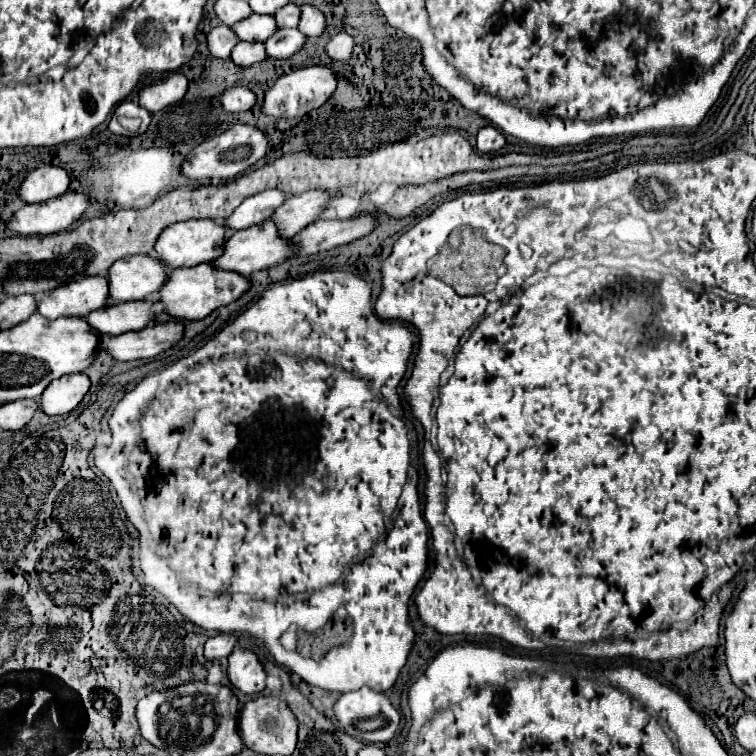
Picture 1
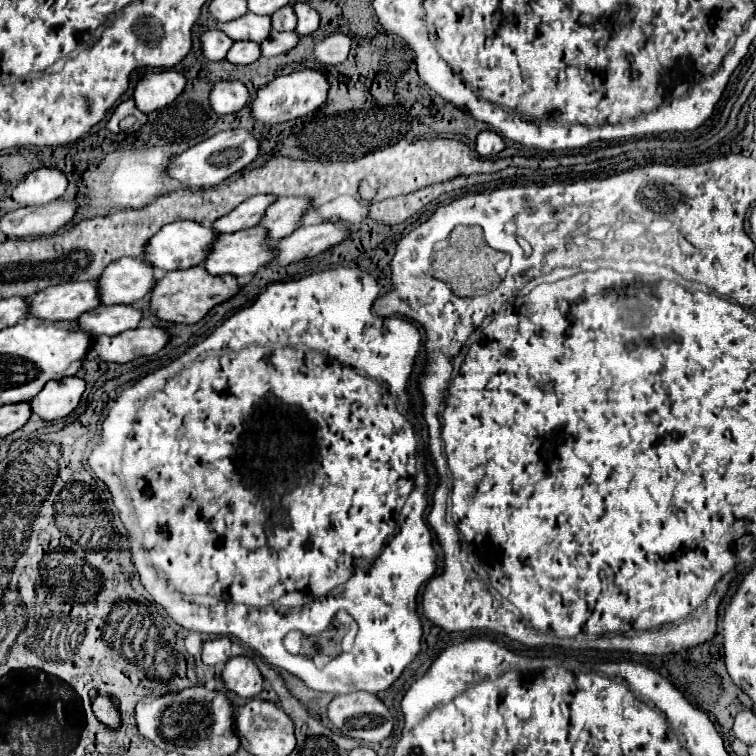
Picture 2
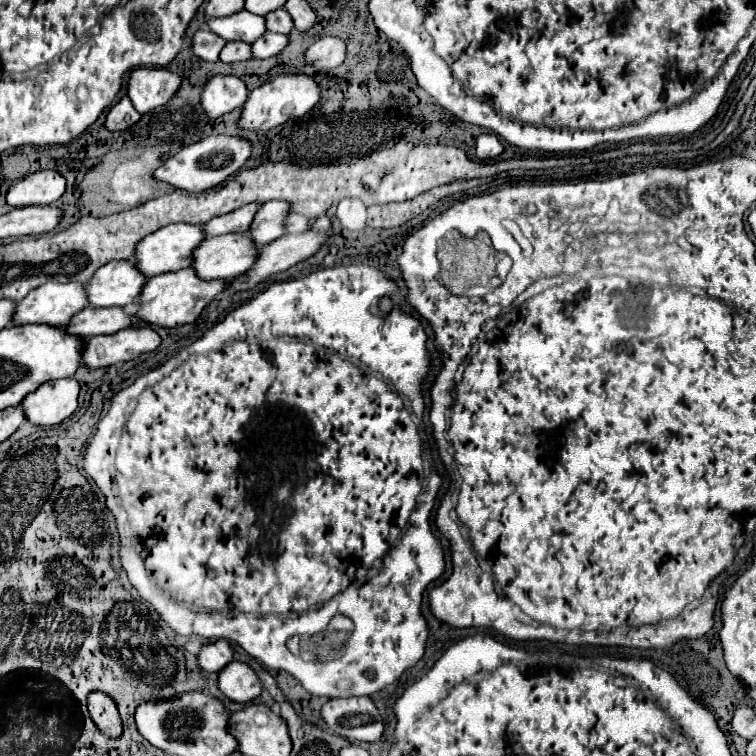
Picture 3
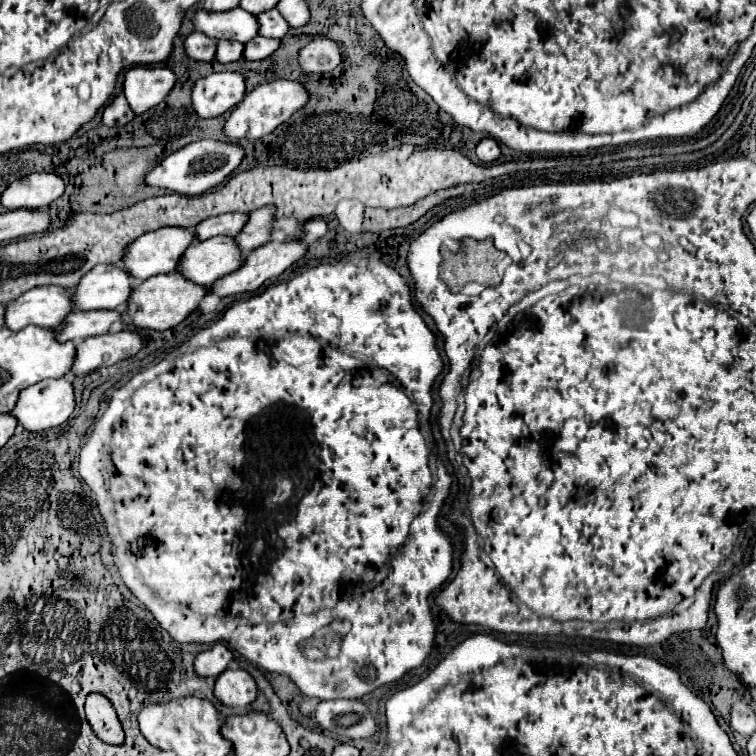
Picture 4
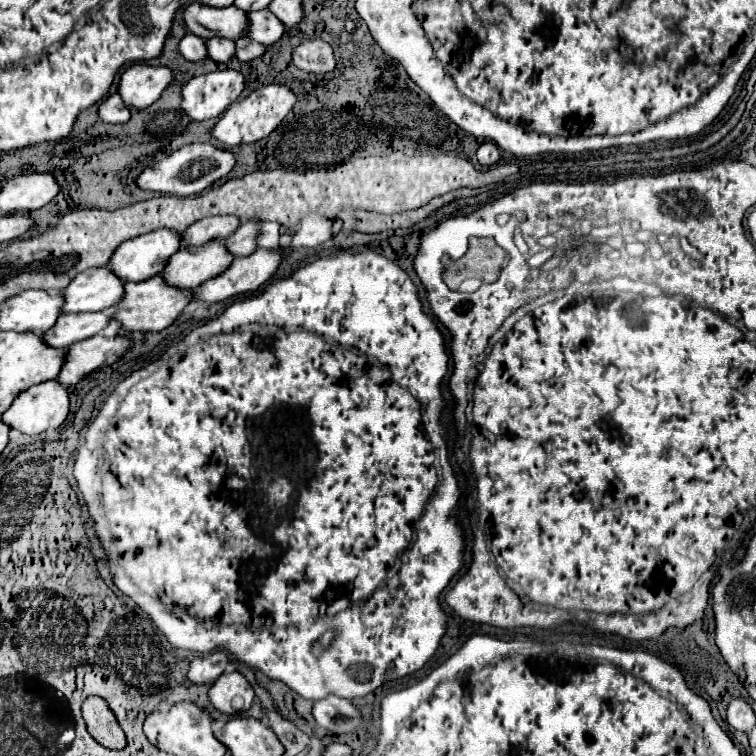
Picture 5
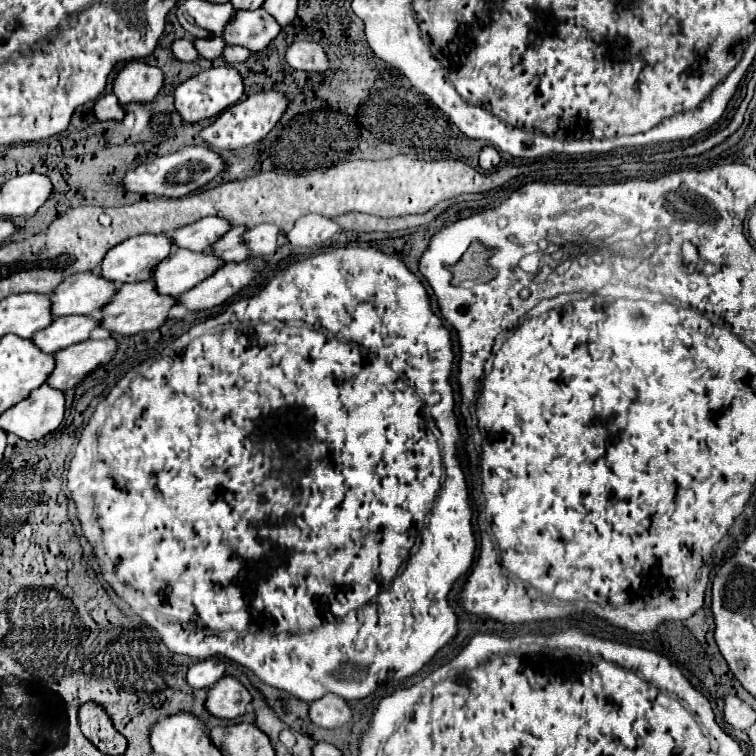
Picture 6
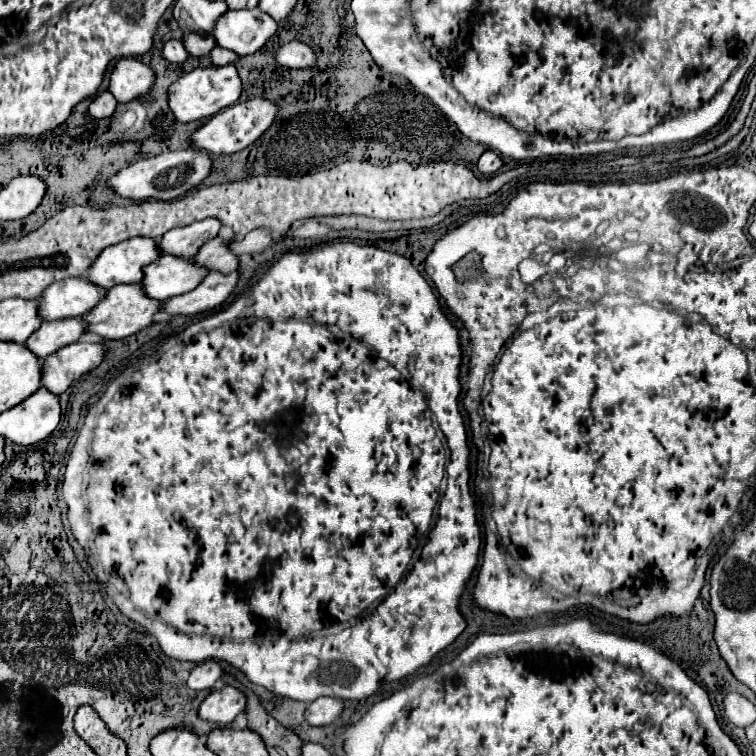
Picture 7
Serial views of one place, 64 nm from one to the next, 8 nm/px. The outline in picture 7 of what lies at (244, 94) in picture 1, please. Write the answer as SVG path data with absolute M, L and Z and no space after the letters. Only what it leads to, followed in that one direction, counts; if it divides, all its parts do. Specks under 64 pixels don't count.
M234 64L226 66L210 66L210 68L196 68L174 82L168 90L168 104L178 118L178 122L194 122L212 118L216 112L224 110L226 106L234 104L242 94L242 82Z

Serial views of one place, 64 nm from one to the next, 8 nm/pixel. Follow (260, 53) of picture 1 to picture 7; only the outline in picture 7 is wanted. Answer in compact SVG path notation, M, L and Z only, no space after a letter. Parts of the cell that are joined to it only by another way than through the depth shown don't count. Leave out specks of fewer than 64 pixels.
M188 34L184 36L184 46L190 52L190 56L202 58L202 56L210 56L212 48L216 46L216 40L212 34Z

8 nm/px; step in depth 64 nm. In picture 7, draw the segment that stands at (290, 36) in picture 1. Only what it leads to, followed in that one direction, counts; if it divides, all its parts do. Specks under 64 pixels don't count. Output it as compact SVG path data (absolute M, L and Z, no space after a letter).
M216 46L216 48L212 50L212 54L210 54L210 62L212 62L214 66L234 64L236 60L240 60L240 56L236 56L236 52L228 52L228 50L220 48L220 46Z

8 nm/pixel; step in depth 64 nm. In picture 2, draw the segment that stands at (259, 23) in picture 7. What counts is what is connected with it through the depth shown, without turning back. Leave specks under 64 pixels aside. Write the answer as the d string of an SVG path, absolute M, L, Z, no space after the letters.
M284 6L272 14L272 28L274 30L296 30L296 14L292 12L292 6Z

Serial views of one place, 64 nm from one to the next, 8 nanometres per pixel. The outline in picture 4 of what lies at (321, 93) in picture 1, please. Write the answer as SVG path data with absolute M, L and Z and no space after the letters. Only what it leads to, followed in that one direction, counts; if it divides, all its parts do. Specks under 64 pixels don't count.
M278 78L274 82L262 84L262 86L254 88L252 92L248 92L246 98L242 100L242 104L238 104L234 108L234 112L230 114L228 122L224 124L224 132L234 142L238 138L262 138L262 136L270 134L276 126L286 122L294 112L302 110L308 104L308 100L310 100L310 92L298 80Z

